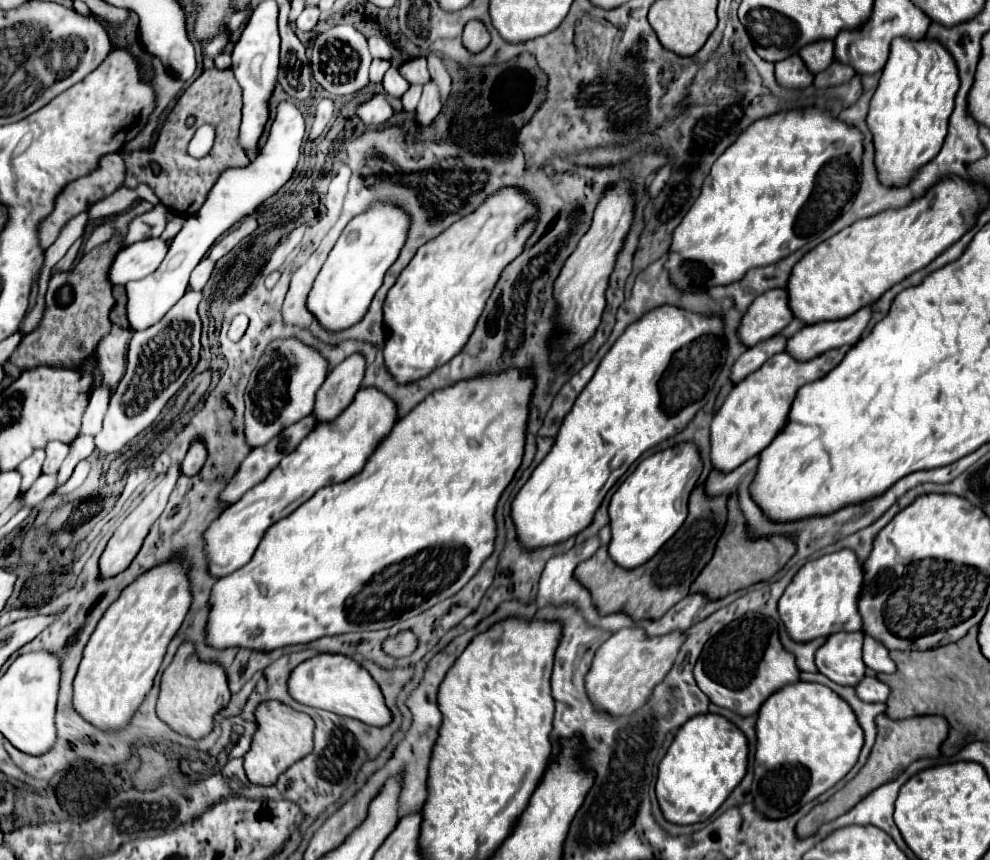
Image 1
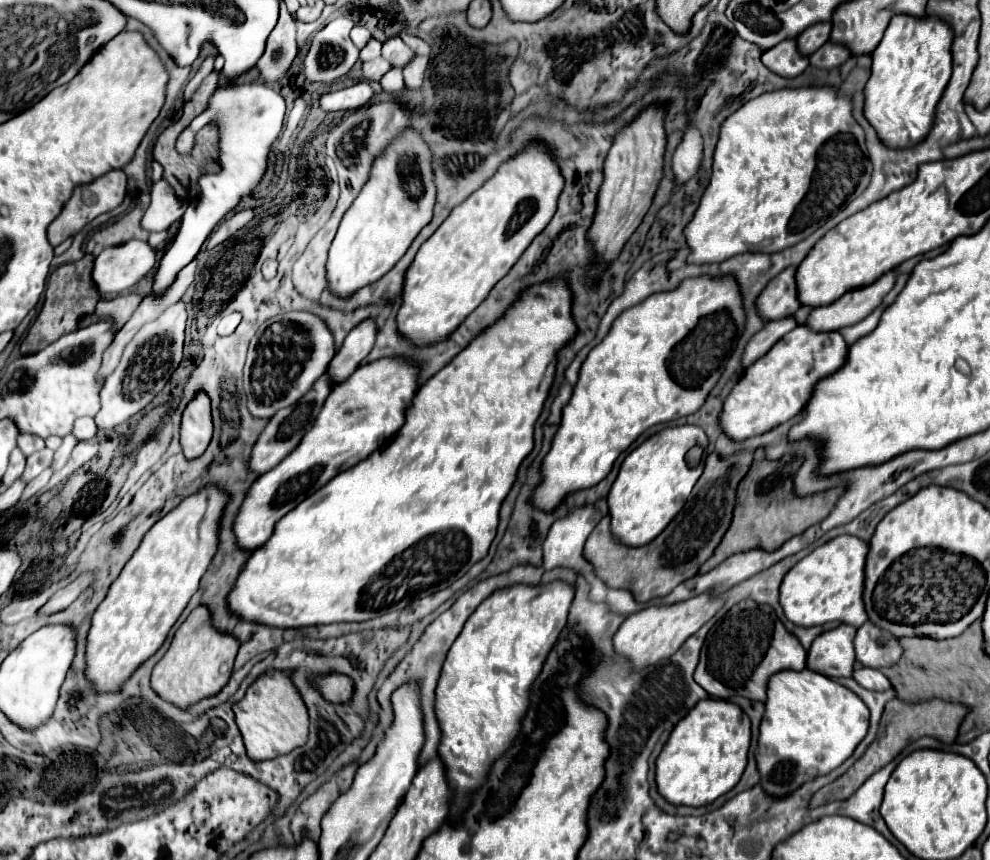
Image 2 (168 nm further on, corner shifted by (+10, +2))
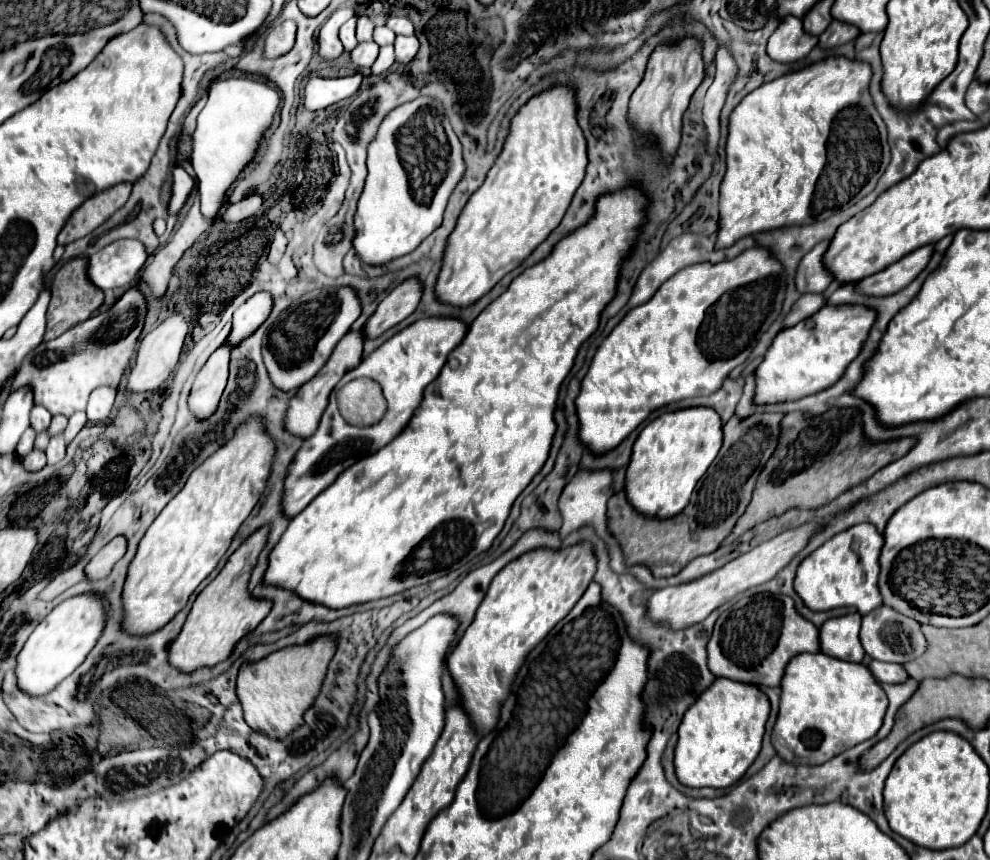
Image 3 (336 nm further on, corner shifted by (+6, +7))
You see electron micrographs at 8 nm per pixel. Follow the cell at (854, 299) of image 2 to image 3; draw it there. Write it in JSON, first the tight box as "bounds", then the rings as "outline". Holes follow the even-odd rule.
{"bounds":[859,244,935,296],"outline":[[[935,244],[917,248],[915,252],[893,262],[885,270],[861,280],[859,290],[865,294],[871,294],[871,296],[887,296],[887,294],[899,292],[909,282],[913,282],[917,278],[917,274],[929,264],[933,252],[935,252]]]}

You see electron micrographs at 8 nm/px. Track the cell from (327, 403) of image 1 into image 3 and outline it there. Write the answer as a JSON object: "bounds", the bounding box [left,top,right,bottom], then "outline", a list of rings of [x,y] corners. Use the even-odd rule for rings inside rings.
{"bounds":[363,276,423,338],"outline":[[[417,276],[407,278],[401,282],[377,308],[377,312],[367,320],[363,326],[367,338],[377,338],[391,326],[405,320],[409,314],[415,312],[423,296],[423,282]]]}

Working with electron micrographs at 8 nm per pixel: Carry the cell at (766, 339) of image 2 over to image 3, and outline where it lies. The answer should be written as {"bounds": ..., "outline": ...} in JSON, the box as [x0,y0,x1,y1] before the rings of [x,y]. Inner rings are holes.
{"bounds":[785,294,825,328],"outline":[[[803,294],[791,308],[789,316],[785,318],[785,328],[809,318],[811,314],[815,314],[819,308],[825,306],[825,296],[823,294]]]}

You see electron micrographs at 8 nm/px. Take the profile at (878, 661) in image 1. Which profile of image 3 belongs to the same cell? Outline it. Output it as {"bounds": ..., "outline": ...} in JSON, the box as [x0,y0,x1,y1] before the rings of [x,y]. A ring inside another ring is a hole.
{"bounds":[861,604,927,664],"outline":[[[885,604],[863,616],[861,644],[871,658],[885,660],[885,662],[897,662],[897,664],[907,664],[911,662],[911,656],[919,658],[927,650],[927,640],[921,632],[921,624],[909,616],[899,614],[897,610]]]}

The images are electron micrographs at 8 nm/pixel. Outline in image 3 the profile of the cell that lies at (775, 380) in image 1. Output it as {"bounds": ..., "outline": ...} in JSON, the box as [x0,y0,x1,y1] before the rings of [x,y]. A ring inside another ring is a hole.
{"bounds":[755,304,877,404],"outline":[[[825,304],[811,320],[799,322],[797,326],[779,332],[763,362],[755,370],[755,402],[773,404],[783,400],[797,400],[833,386],[861,352],[861,346],[865,344],[875,320],[877,312],[873,308],[859,304]]]}

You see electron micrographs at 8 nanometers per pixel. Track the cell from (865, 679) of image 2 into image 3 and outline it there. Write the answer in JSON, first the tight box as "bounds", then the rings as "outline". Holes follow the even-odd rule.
{"bounds":[869,660,909,684],"outline":[[[873,660],[869,664],[869,668],[877,676],[877,680],[883,682],[883,684],[901,684],[901,682],[905,682],[909,678],[907,670],[901,664],[889,664],[889,662]]]}

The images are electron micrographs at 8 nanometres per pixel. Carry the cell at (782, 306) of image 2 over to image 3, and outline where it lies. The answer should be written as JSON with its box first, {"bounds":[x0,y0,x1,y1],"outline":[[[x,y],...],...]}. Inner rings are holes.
{"bounds":[797,240,833,294],"outline":[[[823,240],[819,242],[799,264],[799,270],[797,270],[797,288],[801,294],[807,294],[807,292],[823,292],[831,282],[833,282],[833,274],[829,270],[825,270],[825,264],[823,264],[823,256],[829,248],[829,242],[831,240]]]}

